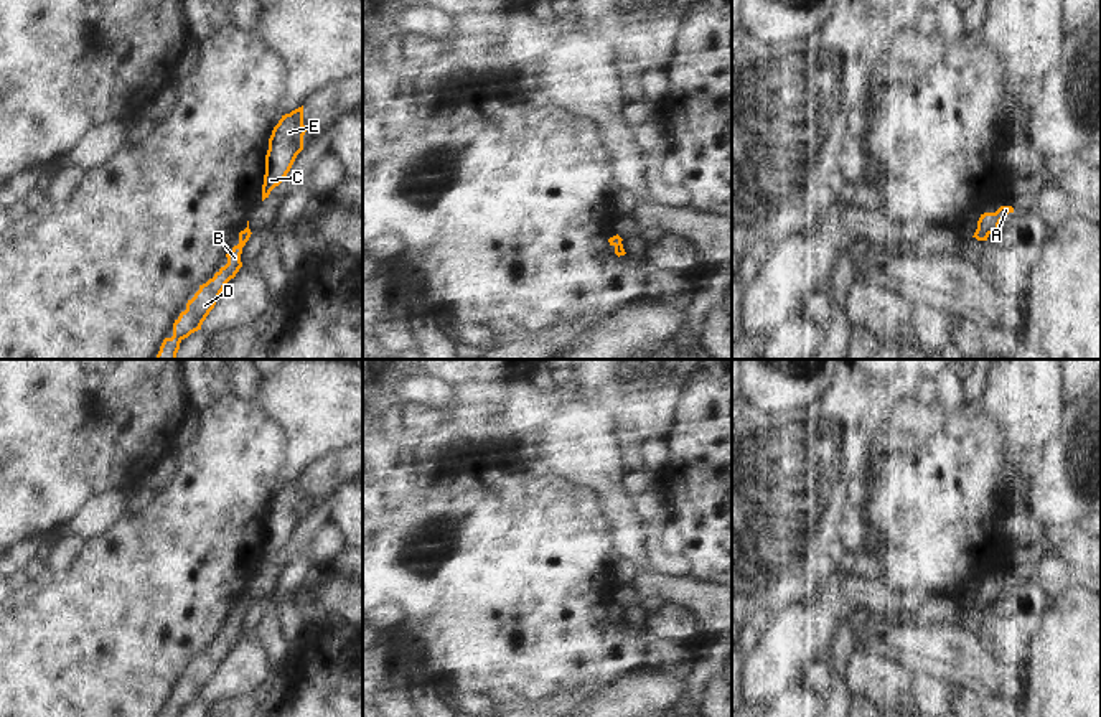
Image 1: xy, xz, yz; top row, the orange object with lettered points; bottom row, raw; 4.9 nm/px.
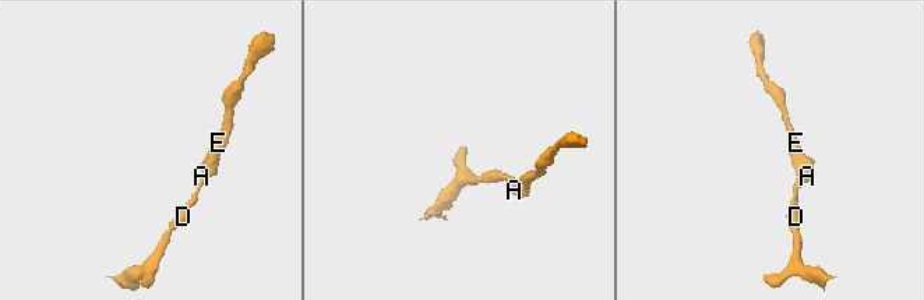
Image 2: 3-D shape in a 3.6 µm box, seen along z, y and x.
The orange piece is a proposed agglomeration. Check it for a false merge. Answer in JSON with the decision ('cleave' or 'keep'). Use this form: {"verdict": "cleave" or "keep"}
{"verdict": "keep"}

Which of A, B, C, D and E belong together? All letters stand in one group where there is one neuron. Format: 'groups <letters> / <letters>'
groups A B C D E

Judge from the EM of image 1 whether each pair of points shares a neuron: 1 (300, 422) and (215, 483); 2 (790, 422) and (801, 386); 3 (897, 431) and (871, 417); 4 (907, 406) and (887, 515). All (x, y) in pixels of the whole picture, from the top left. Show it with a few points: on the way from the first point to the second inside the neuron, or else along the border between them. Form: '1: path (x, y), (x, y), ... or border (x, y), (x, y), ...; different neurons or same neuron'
1: border (259, 404), (289, 435), (287, 468); different neurons
2: border (755, 409), (767, 416), (806, 411); different neurons
3: border (912, 396), (899, 403), (871, 442); different neurons
4: border (935, 437), (913, 450), (885, 455); different neurons

